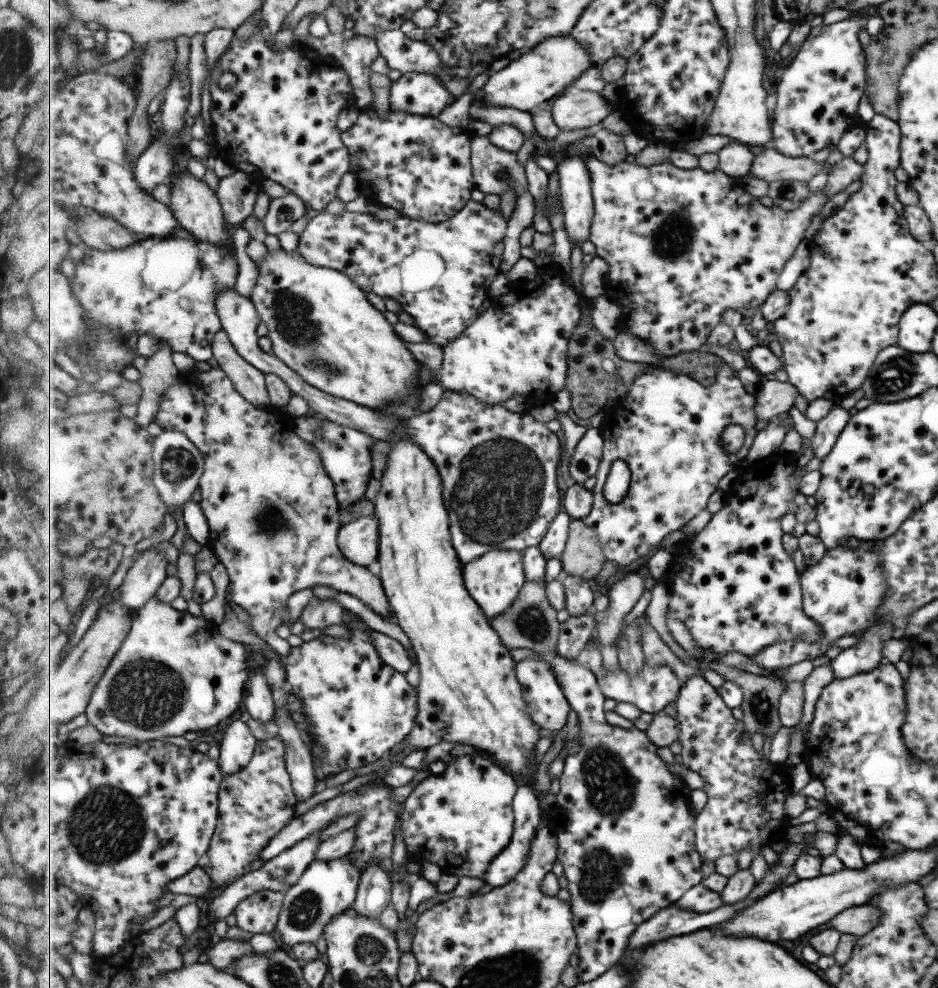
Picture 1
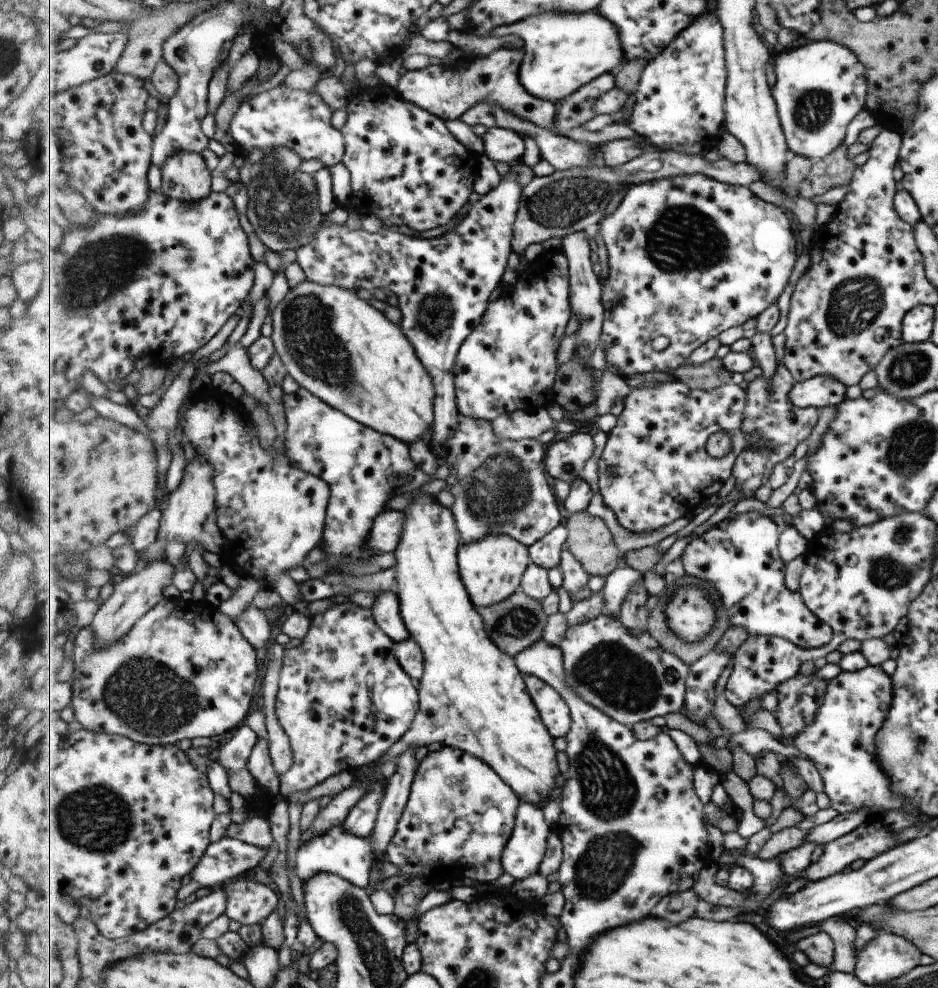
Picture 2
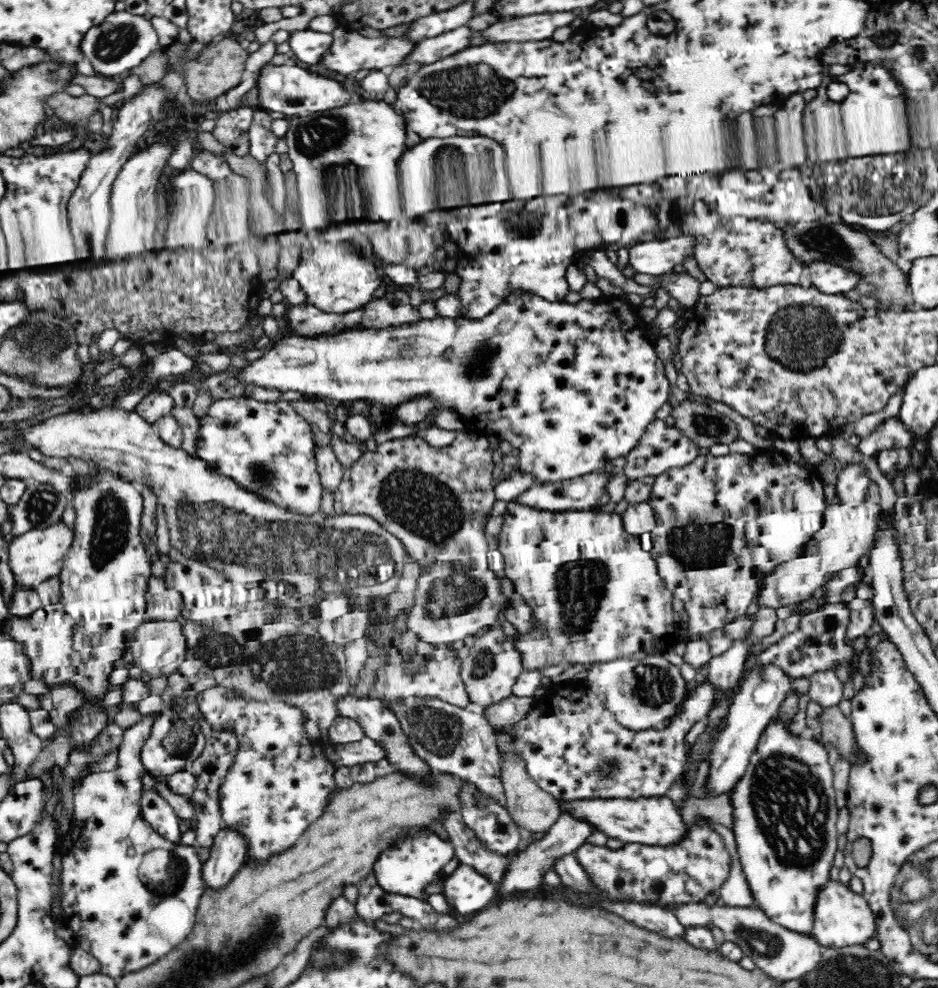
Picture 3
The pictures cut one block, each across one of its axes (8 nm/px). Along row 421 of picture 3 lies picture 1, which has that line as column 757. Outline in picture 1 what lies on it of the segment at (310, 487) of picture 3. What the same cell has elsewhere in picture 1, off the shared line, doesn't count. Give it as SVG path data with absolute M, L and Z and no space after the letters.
M593 154L587 156L589 172L591 172L591 184L594 196L594 217L591 227L591 241L596 247L596 253L609 262L611 267L610 279L607 284L608 297L623 308L621 314L621 322L619 323L620 332L625 334L633 334L637 338L641 338L643 342L651 344L661 356L666 359L668 356L675 356L685 352L695 350L701 351L701 348L708 343L709 337L713 334L713 330L723 322L723 312L726 310L741 310L748 308L760 308L763 306L769 296L776 290L775 282L781 274L781 270L785 268L787 260L793 258L797 246L806 238L807 226L810 225L811 218L815 212L819 212L827 201L827 196L823 191L811 193L805 202L794 211L783 210L779 207L767 207L761 202L761 199L755 198L747 192L744 184L741 184L740 177L729 176L723 170L719 169L715 172L707 172L700 166L694 169L680 169L669 160L653 166L638 166L634 162L622 162L611 166Z

